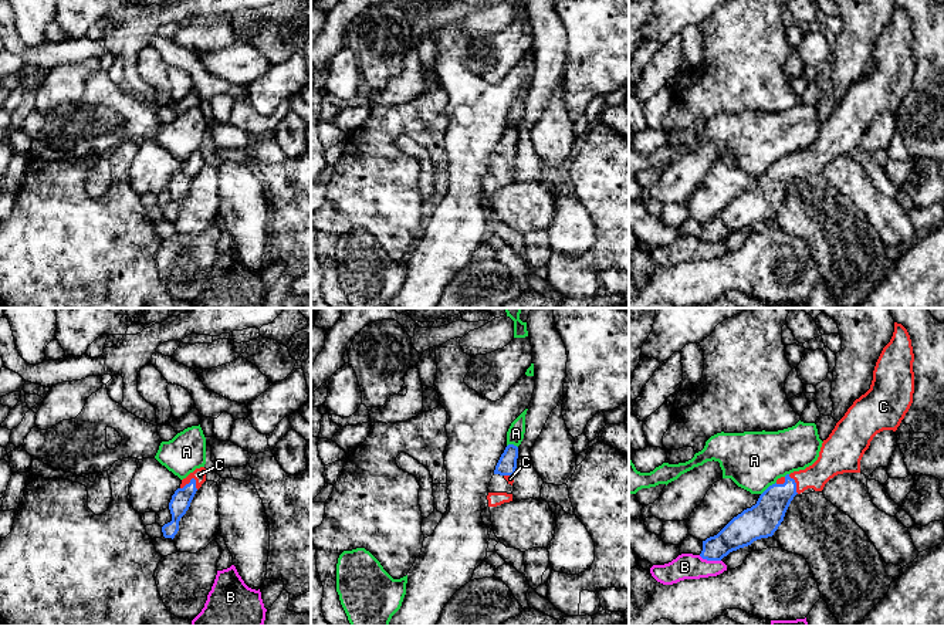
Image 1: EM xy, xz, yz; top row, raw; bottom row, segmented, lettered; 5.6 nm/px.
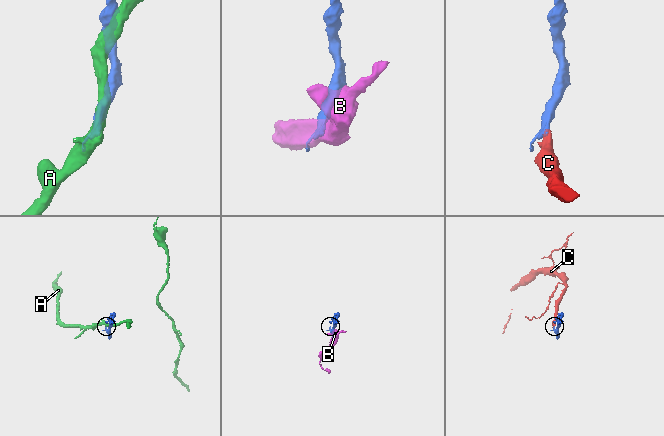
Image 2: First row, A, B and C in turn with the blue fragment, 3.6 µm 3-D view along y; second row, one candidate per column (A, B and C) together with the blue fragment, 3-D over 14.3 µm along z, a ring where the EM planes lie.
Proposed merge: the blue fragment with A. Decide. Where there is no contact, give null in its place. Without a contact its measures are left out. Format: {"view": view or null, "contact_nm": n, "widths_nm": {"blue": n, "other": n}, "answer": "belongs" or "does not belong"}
{"view": "yz", "contact_nm": 120, "widths_nm": {"blue": 190, "other": 340}, "answer": "does not belong"}

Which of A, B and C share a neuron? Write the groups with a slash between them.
A / B / C

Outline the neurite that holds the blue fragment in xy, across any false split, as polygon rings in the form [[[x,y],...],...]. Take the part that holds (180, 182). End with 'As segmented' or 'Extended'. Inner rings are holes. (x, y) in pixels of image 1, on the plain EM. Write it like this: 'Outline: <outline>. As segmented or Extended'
Outline: [[[200,149],[190,155],[186,160],[182,162],[180,169],[172,177],[169,185],[169,192],[172,196],[172,203],[162,209],[165,220],[175,220],[179,213],[179,203],[186,196],[190,189],[190,185],[196,173],[206,163],[206,150]]]. Extended

